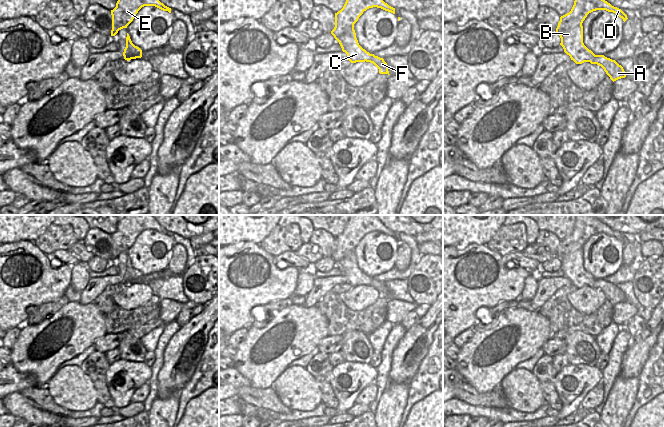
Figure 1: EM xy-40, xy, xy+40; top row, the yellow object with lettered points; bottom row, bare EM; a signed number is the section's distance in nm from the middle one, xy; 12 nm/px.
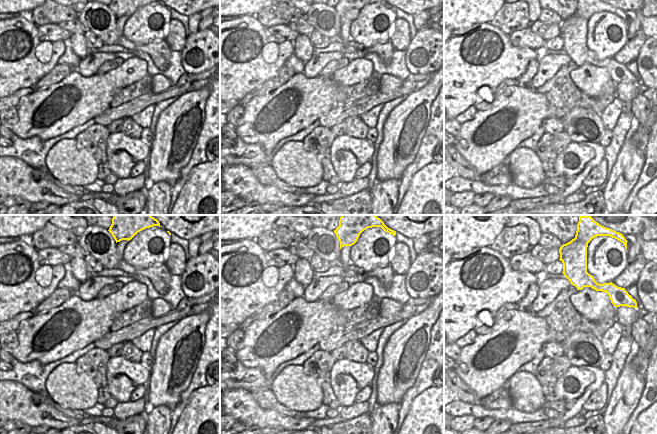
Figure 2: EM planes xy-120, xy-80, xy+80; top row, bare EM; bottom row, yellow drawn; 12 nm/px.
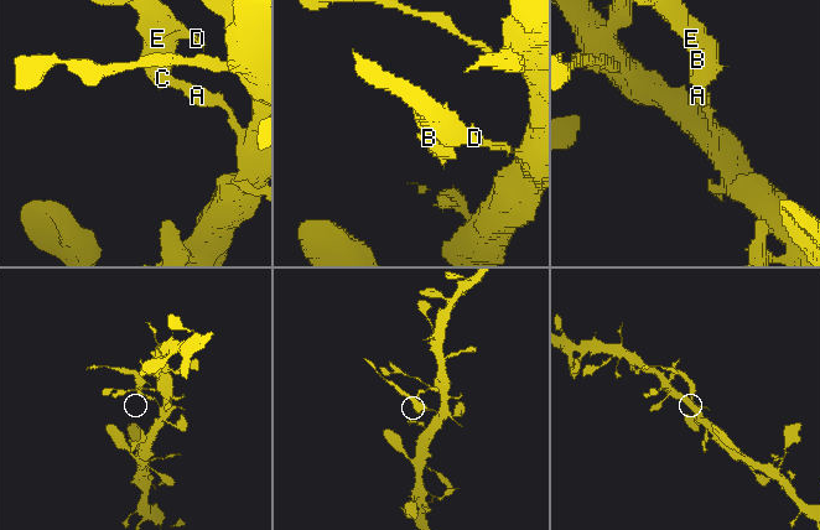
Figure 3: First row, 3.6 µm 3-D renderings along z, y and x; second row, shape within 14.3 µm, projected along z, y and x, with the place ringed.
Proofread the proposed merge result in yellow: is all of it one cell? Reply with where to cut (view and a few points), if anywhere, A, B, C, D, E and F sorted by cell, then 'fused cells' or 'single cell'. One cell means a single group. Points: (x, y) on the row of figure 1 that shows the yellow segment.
xy (371, 54), (364, 60) | A F / B C D E | fused cells

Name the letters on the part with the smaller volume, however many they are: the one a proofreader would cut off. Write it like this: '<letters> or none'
B, C, D, E

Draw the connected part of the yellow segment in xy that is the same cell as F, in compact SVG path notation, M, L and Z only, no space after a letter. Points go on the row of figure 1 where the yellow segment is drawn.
M371 54L369 59L365 59L366 62L373 63L378 69L380 74L389 74L388 65L383 58Z

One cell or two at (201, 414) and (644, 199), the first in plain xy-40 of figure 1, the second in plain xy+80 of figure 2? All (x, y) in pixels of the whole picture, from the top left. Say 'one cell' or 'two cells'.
one cell

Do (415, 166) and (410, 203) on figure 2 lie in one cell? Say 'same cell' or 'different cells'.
different cells

